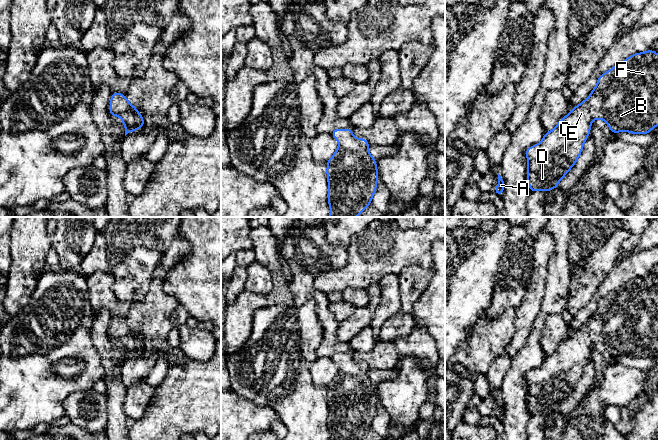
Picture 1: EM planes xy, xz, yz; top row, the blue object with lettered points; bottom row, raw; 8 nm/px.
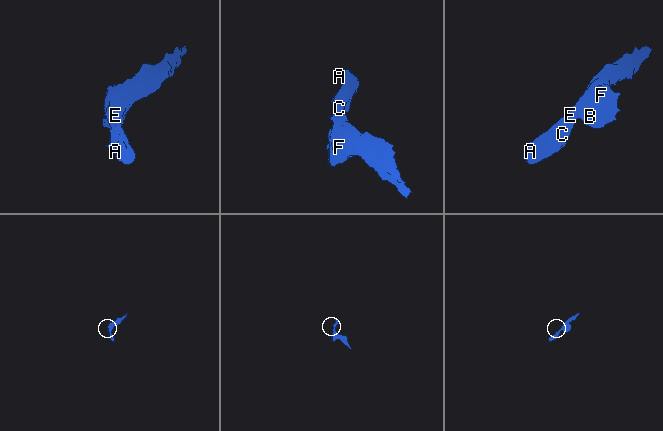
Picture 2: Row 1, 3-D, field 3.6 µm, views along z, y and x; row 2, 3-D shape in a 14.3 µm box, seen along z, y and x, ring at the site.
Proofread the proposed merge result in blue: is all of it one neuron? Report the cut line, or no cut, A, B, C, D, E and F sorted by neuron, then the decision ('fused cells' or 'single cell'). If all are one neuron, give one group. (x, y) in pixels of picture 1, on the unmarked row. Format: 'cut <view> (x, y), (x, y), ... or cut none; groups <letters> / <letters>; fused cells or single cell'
cut none; groups A B C D E F; single cell

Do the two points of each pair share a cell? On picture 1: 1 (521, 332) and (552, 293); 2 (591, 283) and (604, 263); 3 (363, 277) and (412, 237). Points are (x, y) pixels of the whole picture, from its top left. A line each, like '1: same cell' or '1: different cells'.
1: different cells
2: same cell
3: same cell

